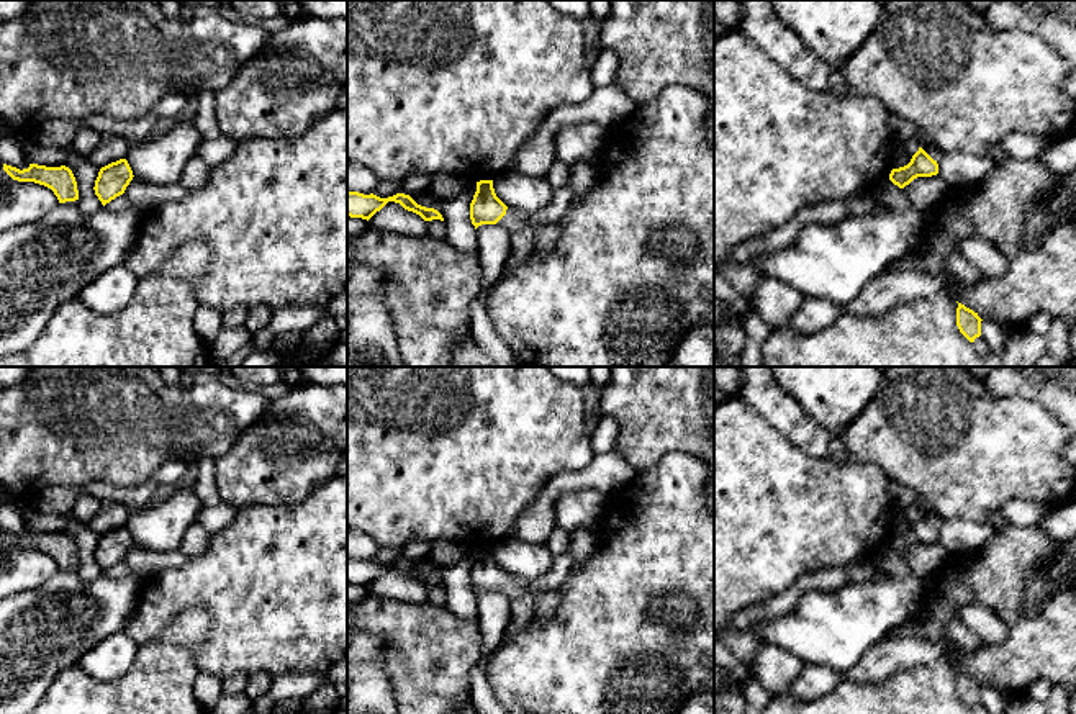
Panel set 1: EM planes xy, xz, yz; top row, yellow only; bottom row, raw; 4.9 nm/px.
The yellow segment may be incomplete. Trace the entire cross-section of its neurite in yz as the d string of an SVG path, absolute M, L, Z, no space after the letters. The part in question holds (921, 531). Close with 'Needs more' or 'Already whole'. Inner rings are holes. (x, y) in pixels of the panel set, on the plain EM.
M920 511L919 517L912 522L911 529L904 534L893 536L889 547L904 555L917 544L932 544L938 540L938 524L942 517L934 511Z. Needs more

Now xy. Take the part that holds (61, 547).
M3 531L3 537L18 549L34 549L44 552L54 558L59 570L79 567L77 549L72 537L66 532L46 534L38 531L29 531L28 536L16 536Z. Already whole

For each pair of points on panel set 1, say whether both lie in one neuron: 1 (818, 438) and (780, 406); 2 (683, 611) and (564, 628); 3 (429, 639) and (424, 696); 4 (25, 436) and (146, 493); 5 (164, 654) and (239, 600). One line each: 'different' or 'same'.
1: same
2: different
3: same
4: different
5: different

